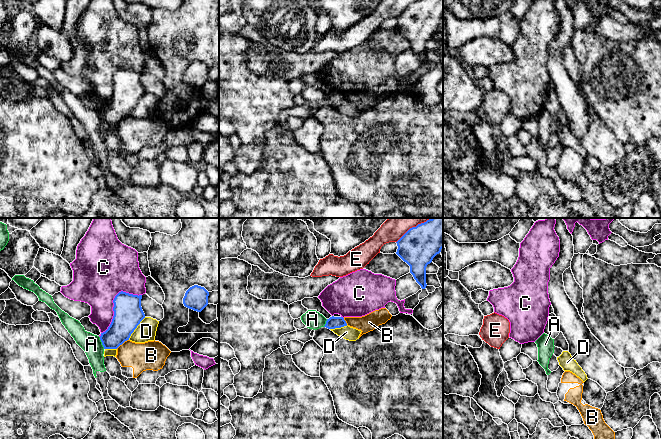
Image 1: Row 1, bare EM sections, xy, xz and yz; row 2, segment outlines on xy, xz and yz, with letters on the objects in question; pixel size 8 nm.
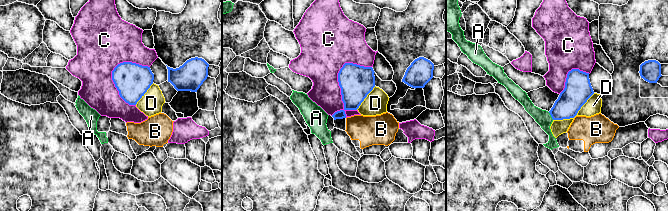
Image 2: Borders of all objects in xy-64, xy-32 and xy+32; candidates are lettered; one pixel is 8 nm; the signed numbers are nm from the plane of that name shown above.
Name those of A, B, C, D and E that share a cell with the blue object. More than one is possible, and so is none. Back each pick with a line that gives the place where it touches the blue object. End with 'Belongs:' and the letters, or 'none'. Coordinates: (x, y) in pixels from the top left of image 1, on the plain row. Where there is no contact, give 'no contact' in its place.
Belongs: none

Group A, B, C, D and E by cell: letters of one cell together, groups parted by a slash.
A / B / C / D / E

